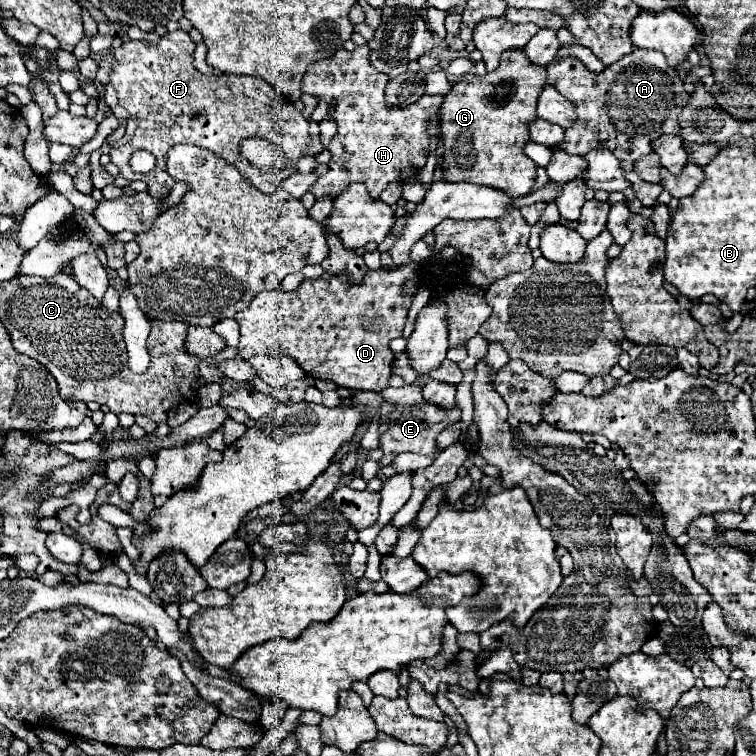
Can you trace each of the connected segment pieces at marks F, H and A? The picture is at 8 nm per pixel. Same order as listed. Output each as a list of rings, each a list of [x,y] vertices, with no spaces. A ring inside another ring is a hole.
[[[182,29],[166,33],[158,45],[128,39],[120,49],[112,49],[114,67],[110,73],[110,81],[118,93],[118,105],[126,107],[126,111],[138,119],[132,141],[112,147],[112,163],[120,167],[120,175],[124,179],[140,179],[148,183],[148,193],[152,197],[164,197],[174,185],[174,179],[166,175],[164,167],[168,149],[176,143],[196,143],[200,147],[216,151],[218,155],[224,155],[224,159],[236,165],[236,169],[244,175],[244,179],[248,179],[248,183],[260,187],[264,193],[274,193],[280,187],[284,173],[260,173],[240,153],[240,143],[246,137],[272,141],[276,149],[284,152],[286,157],[291,155],[290,163],[296,163],[306,156],[305,147],[310,141],[308,121],[304,121],[302,113],[286,97],[282,97],[270,83],[262,79],[198,73],[192,65],[192,53],[194,41]],[[138,149],[150,151],[156,157],[156,167],[146,175],[134,173],[128,163],[132,153]]]
[[[366,45],[356,47],[354,51],[340,49],[332,57],[308,67],[308,73],[302,79],[302,91],[320,99],[318,107],[312,113],[314,121],[322,121],[330,113],[330,101],[336,99],[332,113],[338,131],[330,139],[328,147],[332,155],[332,161],[328,163],[330,171],[318,177],[318,181],[314,183],[316,197],[336,197],[340,191],[344,191],[344,187],[348,187],[348,183],[360,181],[366,183],[370,195],[378,199],[390,183],[410,181],[426,165],[426,119],[437,114],[443,95],[425,93],[412,107],[406,107],[406,111],[390,111],[384,103],[384,87],[388,83],[388,75],[378,73],[372,63],[366,61],[368,51],[370,49]]]
[[[634,49],[632,55],[624,55],[618,63],[606,67],[602,73],[582,71],[583,63],[572,57],[554,61],[548,67],[548,83],[576,107],[576,121],[564,129],[564,139],[560,145],[556,145],[556,149],[570,155],[610,149],[618,159],[636,161],[638,157],[652,153],[650,141],[656,139],[656,135],[680,131],[678,115],[688,101],[688,93],[684,91],[678,71],[666,65],[660,51]],[[632,55],[640,55],[638,63],[630,61],[634,59]]]

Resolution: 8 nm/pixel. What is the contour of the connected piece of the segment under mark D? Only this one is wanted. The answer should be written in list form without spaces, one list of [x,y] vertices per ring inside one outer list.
[[[416,265],[368,271],[368,279],[364,279],[360,287],[352,287],[352,283],[344,283],[344,279],[322,275],[320,279],[306,279],[296,291],[260,293],[244,311],[238,311],[234,315],[240,325],[240,343],[236,347],[238,357],[244,361],[254,355],[292,357],[306,371],[306,375],[314,379],[328,379],[346,389],[380,393],[388,387],[394,365],[394,353],[390,351],[388,343],[394,337],[402,337],[408,307],[412,303],[412,297],[402,295],[402,287],[406,279],[418,281],[416,271]]]

